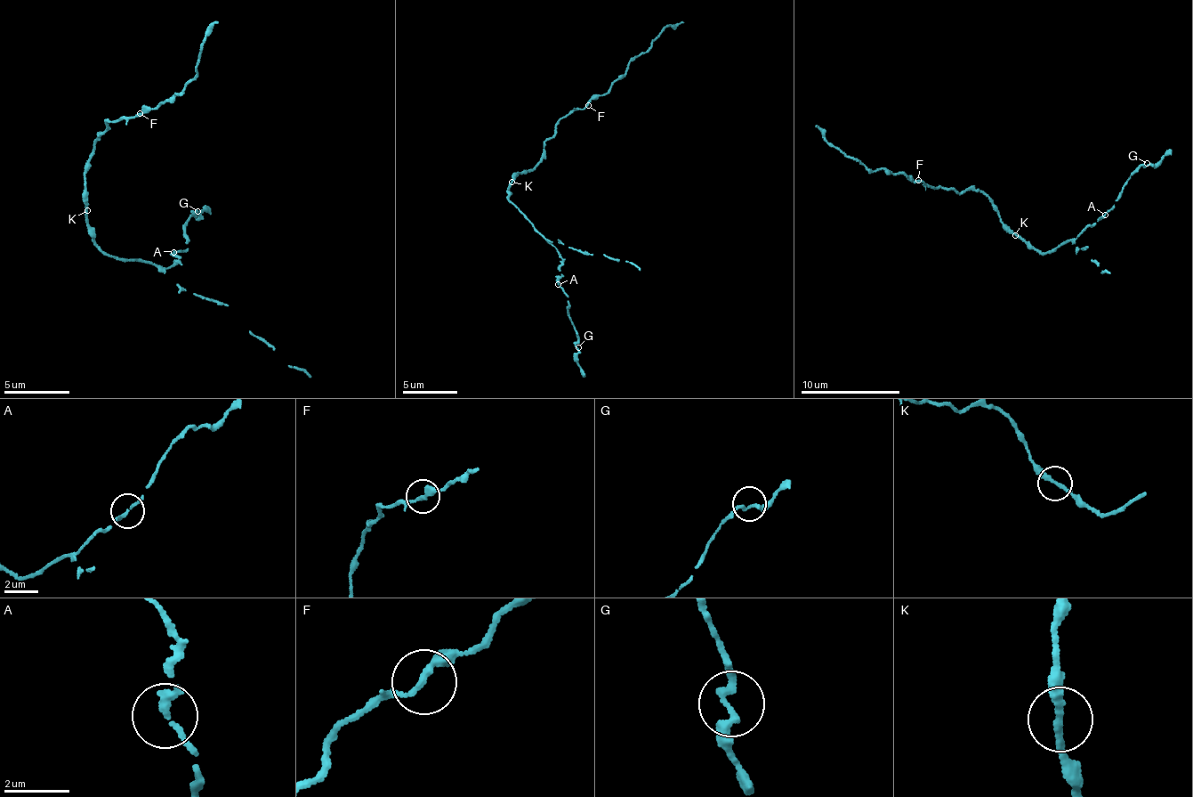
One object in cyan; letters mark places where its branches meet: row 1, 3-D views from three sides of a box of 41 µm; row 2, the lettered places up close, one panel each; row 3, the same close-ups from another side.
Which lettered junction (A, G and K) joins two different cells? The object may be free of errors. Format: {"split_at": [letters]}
{"split_at": []}

